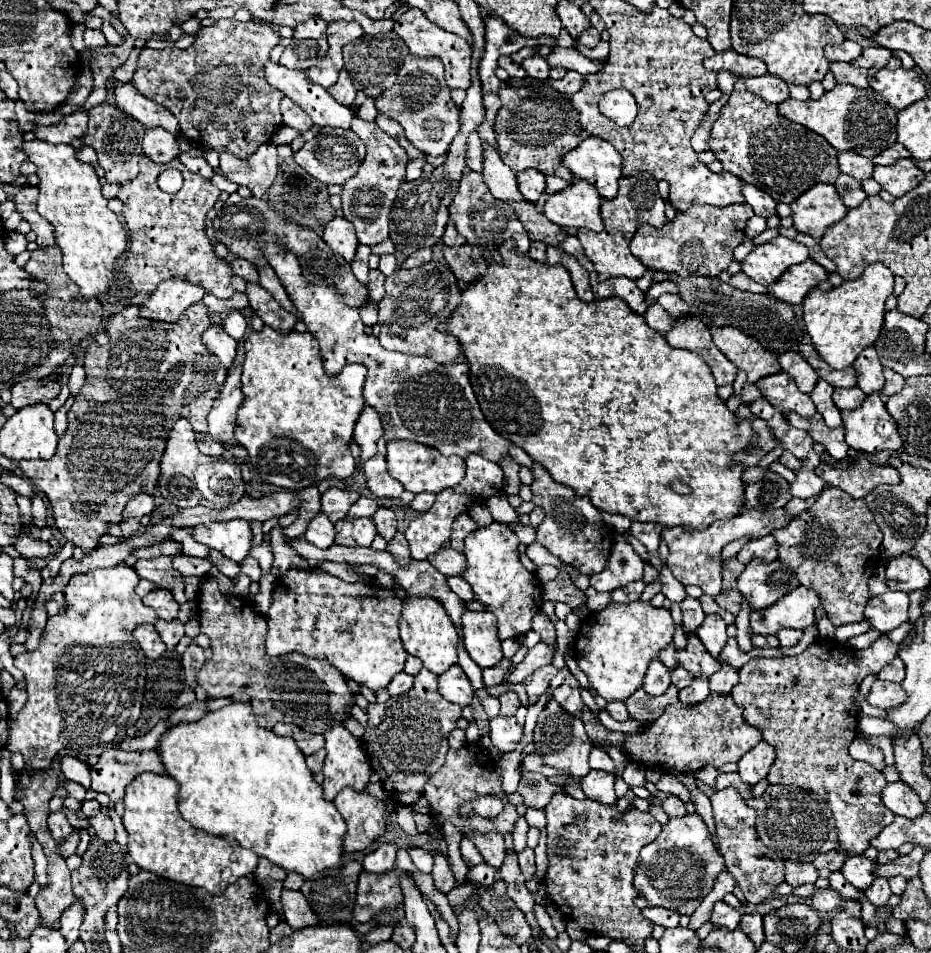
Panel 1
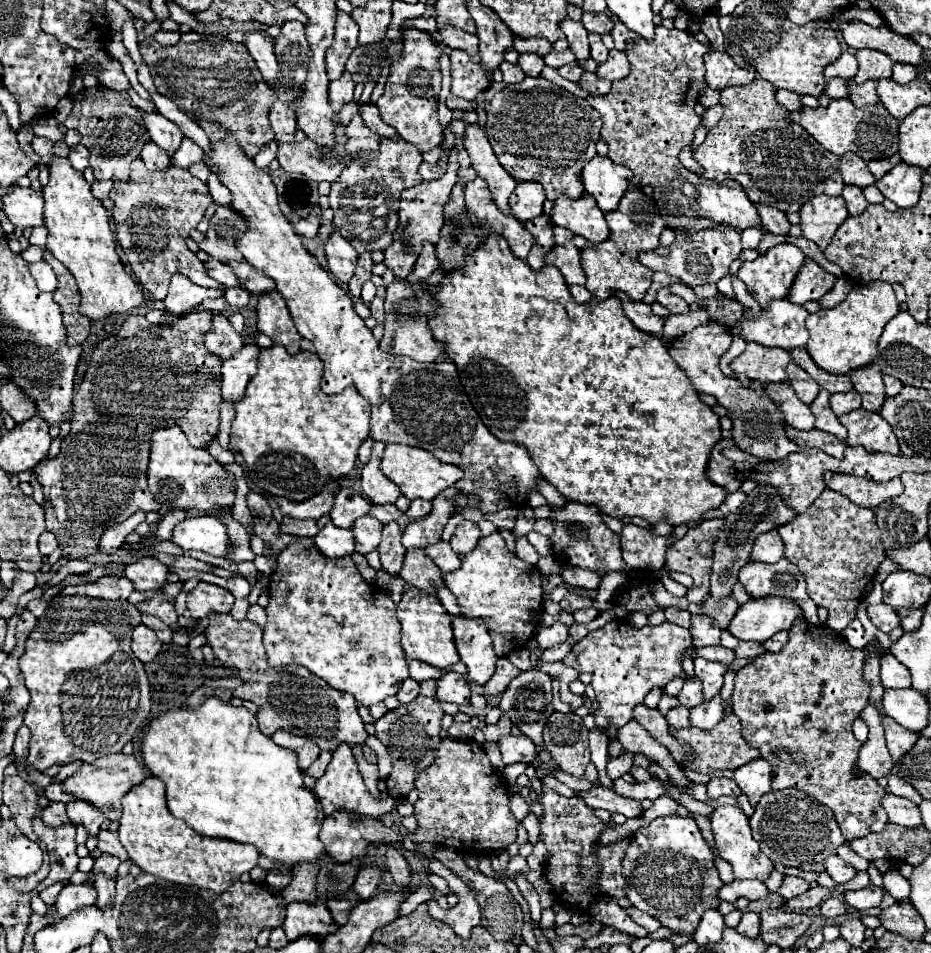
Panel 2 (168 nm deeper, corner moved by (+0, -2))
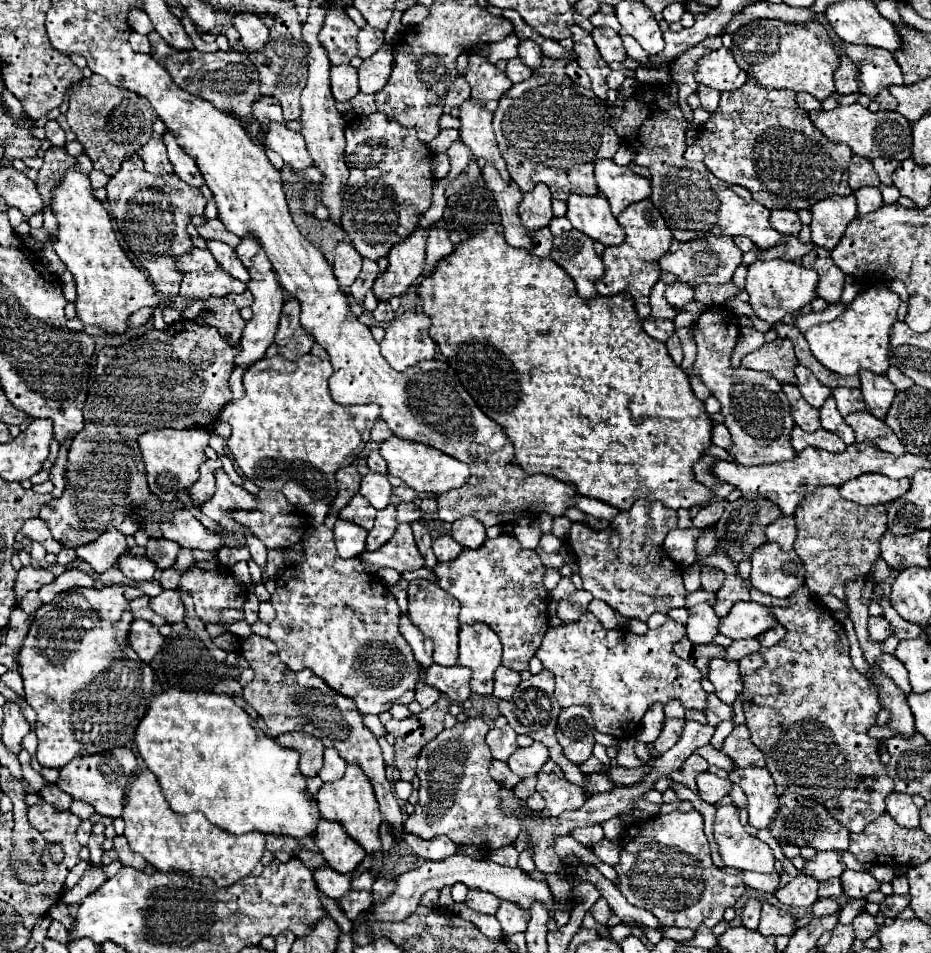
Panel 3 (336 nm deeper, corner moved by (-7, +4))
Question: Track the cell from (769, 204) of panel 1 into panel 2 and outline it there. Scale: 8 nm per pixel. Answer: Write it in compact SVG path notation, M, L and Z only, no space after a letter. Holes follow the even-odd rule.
M758 204L758 214L760 214L760 220L762 220L762 226L770 232L770 234L782 234L786 236L788 230L790 230L790 222L786 218L784 212L772 208L772 206L764 206L764 204Z

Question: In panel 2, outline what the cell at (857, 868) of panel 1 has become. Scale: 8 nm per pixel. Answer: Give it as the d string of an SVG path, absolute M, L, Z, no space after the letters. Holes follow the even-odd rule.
M828 856L826 860L824 860L824 868L826 868L826 872L828 872L828 876L836 882L836 884L844 884L844 882L848 882L850 878L854 878L854 874L856 874L856 870L852 870L852 866L848 866L842 858L838 858L838 856Z

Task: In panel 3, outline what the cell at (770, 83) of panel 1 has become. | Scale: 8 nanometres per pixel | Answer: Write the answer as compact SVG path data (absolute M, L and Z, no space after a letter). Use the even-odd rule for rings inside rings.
M799 92L795 98L797 98L799 108L803 108L803 110L821 110L821 102L807 92Z

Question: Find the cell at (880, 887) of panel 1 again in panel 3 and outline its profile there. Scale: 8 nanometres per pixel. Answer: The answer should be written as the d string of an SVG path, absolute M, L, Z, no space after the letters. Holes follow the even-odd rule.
M845 870L841 882L843 892L853 900L865 898L869 892L875 892L881 886L881 882L871 872L855 872L855 870Z

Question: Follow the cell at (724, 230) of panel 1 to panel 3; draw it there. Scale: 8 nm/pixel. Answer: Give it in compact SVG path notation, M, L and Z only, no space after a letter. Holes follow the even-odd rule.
M711 234L709 238L683 242L677 252L667 252L665 256L661 256L659 266L665 272L673 272L681 282L687 282L691 286L695 286L695 284L725 284L731 280L741 258L743 258L743 252L733 242L733 236Z

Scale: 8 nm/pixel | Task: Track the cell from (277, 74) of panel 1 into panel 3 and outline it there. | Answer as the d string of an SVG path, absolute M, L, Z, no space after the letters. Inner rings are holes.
M237 12L233 18L233 26L241 34L241 44L245 50L261 52L269 42L269 28L253 12Z

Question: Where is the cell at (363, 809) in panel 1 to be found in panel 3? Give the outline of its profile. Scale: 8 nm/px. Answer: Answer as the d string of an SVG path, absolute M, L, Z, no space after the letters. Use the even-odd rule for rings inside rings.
M319 820L315 842L327 864L341 874L353 872L367 854L339 822L331 820Z

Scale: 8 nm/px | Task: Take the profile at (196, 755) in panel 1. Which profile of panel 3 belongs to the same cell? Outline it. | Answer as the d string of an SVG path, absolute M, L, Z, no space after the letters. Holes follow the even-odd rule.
M167 690L151 700L145 718L139 722L135 732L137 750L147 768L159 778L163 794L177 814L203 812L211 824L237 836L261 832L303 840L315 832L321 814L317 800L307 792L305 776L297 768L299 752L279 746L275 738L263 734L247 716L229 694Z

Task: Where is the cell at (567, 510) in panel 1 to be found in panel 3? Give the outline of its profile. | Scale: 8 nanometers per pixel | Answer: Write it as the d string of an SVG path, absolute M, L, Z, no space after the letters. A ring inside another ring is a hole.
M635 500L633 508L619 512L611 526L621 534L621 546L617 550L609 548L609 530L593 530L583 522L573 522L567 536L567 546L573 550L575 560L581 568L583 588L587 588L593 598L607 602L613 610L627 618L639 618L647 622L653 612L667 614L671 608L685 606L685 588L677 562L673 562L661 550L661 544L669 530L677 528L677 514L667 510L659 502Z

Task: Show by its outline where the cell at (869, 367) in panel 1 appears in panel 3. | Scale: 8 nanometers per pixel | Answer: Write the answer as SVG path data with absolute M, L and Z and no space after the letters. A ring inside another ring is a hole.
M861 370L859 372L861 378L861 392L863 392L863 400L867 404L867 410L877 416L877 418L885 418L893 396L895 396L895 386L889 382L889 378L885 374L873 374L869 370Z

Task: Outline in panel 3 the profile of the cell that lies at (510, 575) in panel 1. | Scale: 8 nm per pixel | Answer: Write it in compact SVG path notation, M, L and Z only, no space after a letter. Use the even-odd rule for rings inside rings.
M499 534L477 550L463 550L451 564L437 564L433 572L439 578L439 586L461 602L459 622L485 622L491 626L503 644L501 664L517 672L528 670L529 660L549 628L549 592L543 586L545 566L537 552L523 550L511 534Z

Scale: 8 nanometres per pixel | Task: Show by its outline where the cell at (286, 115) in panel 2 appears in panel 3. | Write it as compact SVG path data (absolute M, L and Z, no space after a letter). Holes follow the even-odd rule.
M263 96L255 102L255 108L253 108L253 116L263 124L263 126L269 126L271 122L277 122L277 124L287 124L287 120L283 118L283 108L281 104L273 98L273 96Z

